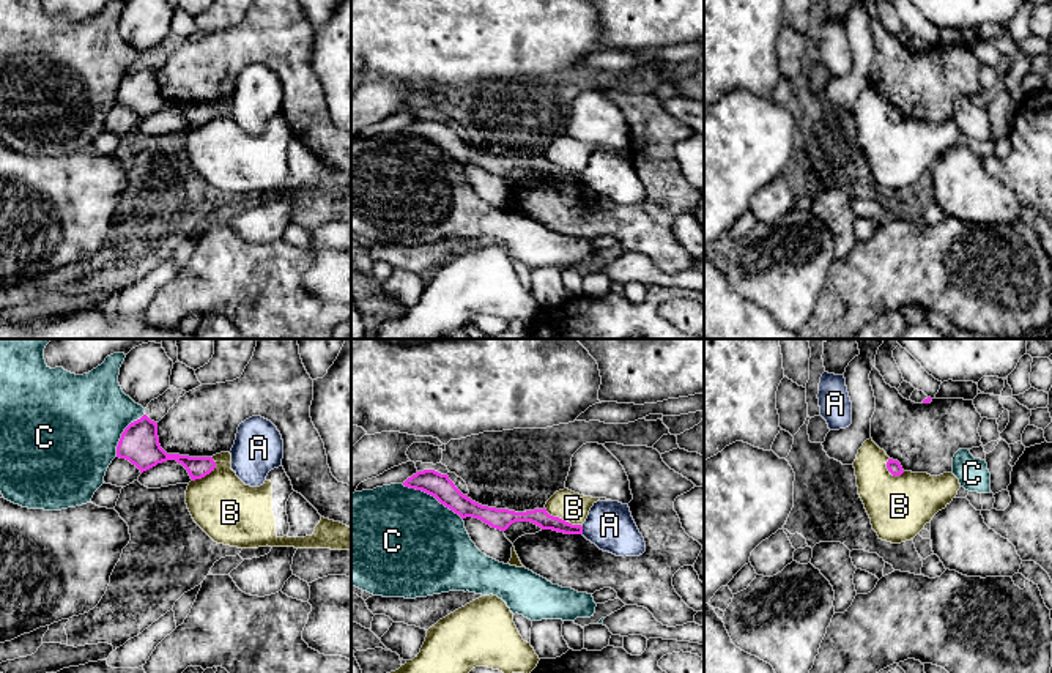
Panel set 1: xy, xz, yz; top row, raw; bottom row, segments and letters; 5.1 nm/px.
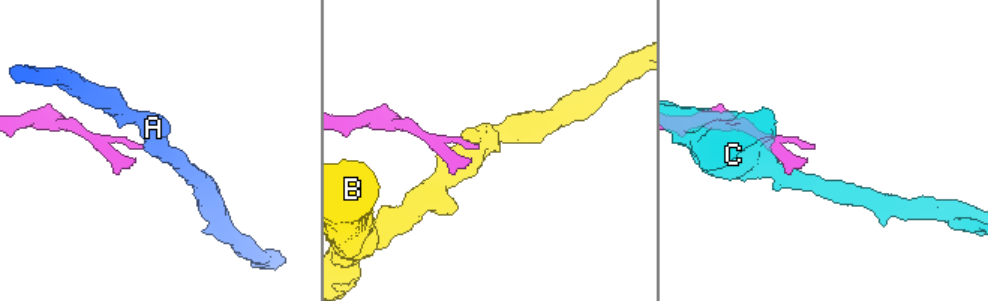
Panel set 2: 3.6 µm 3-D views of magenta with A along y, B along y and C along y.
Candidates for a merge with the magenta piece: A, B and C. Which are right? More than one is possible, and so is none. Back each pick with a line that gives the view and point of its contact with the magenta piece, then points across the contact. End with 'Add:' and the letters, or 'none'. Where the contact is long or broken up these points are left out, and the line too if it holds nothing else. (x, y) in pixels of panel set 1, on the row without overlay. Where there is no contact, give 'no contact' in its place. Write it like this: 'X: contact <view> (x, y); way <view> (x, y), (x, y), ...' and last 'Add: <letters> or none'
Add: none

